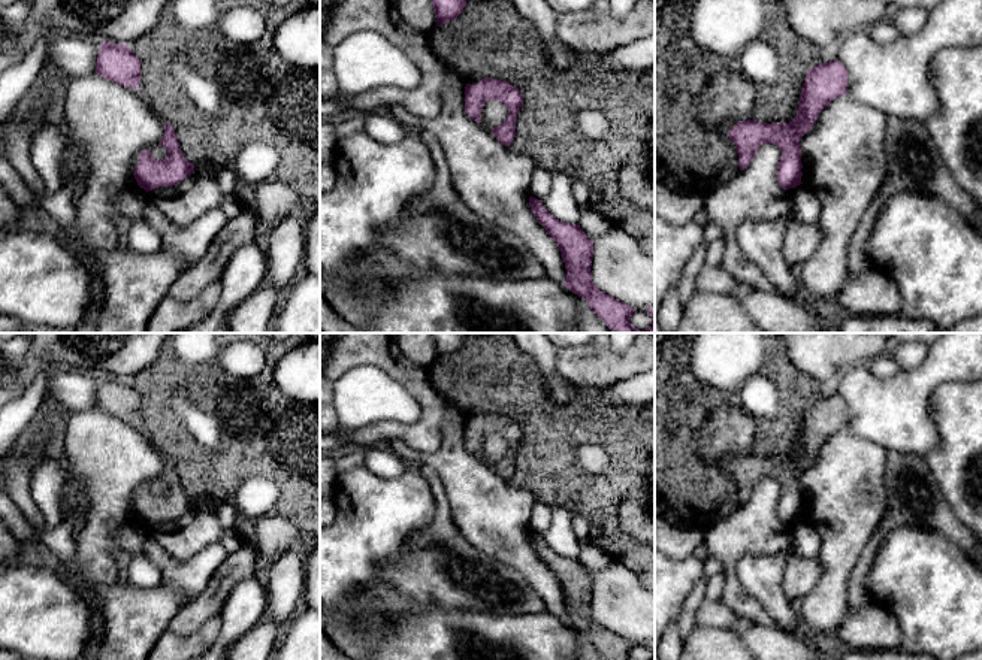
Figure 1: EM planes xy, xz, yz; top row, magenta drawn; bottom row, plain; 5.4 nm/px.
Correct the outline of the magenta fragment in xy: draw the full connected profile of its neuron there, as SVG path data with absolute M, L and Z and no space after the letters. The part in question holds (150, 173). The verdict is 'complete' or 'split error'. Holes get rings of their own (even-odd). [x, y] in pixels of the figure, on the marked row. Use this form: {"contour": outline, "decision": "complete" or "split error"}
{"contour": "M164 122L164 136L160 142L167 157L157 161L149 149L139 154L139 164L135 166L135 179L146 193L158 187L172 187L194 173L194 166L182 155L175 130L170 124Z", "decision": "complete"}

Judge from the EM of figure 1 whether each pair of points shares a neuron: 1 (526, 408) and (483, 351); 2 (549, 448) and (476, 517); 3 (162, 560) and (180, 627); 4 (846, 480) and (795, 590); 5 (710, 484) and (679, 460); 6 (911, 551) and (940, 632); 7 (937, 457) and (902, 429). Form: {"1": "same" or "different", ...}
{"1": "same", "2": "different", "3": "different", "4": "same", "5": "same", "6": "same", "7": "different"}

